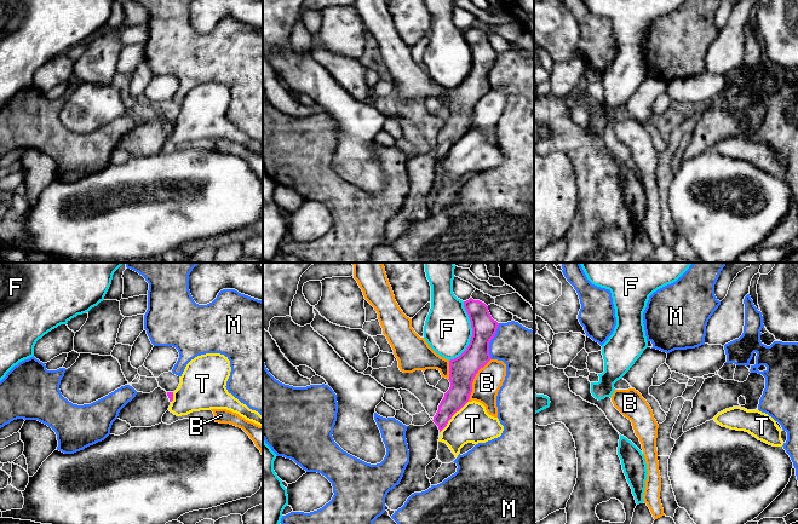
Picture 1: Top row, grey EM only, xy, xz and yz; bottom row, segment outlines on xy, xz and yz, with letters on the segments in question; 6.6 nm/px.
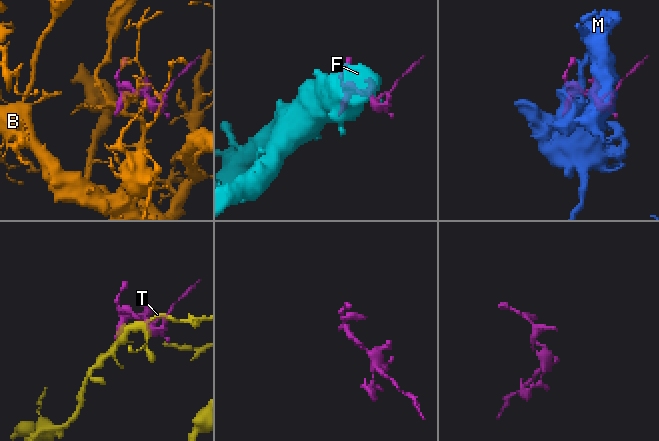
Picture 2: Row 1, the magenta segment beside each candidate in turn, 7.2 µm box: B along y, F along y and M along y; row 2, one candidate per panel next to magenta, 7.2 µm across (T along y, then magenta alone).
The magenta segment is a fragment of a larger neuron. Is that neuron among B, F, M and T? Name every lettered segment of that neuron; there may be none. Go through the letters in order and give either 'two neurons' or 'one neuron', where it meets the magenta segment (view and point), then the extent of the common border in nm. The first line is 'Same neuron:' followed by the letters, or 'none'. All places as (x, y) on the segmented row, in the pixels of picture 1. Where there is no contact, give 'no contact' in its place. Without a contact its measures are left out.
Same neuron: none
B: two neurons; contact xz (472, 380); length 320 nm
F: two neurons; contact xz (472, 333); length 420 nm
M: two neurons; contact xz (489, 341); length 240 nm
T: two neurons; contact xz (452, 415); length 280 nm

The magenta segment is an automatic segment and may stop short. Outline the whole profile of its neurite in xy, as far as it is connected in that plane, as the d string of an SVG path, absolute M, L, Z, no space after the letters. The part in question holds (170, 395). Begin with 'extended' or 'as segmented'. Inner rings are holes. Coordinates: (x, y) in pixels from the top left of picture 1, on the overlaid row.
extended; M160 386L150 393L137 392L119 413L117 419L131 427L151 427L162 422L163 414L173 401L173 392L166 392Z

